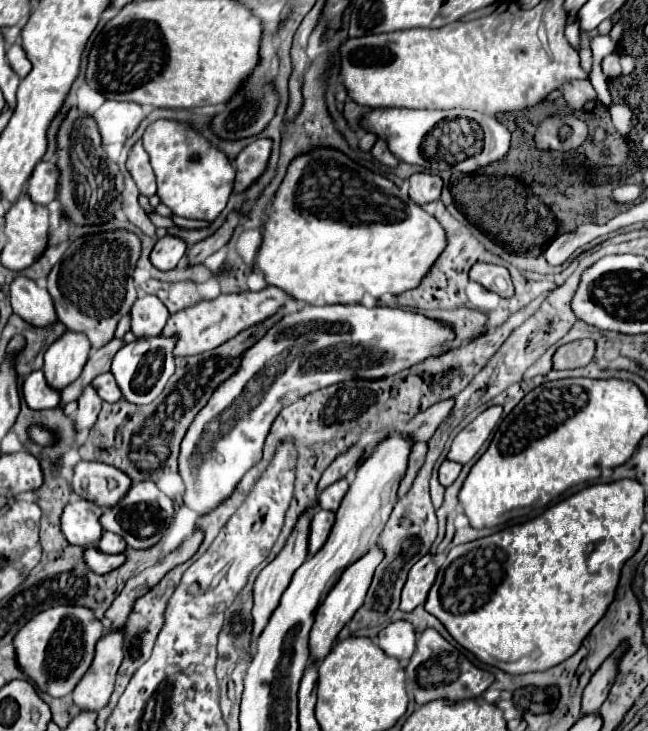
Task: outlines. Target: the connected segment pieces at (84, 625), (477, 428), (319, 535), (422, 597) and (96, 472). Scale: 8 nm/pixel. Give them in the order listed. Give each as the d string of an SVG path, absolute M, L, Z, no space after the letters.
M61 605L35 615L25 627L15 635L17 663L25 675L39 687L39 691L51 697L69 695L75 685L83 679L93 663L95 645L103 635L101 621L85 607Z
M495 405L495 407L485 409L481 415L477 415L477 419L473 419L461 433L457 433L457 437L453 439L451 449L447 453L447 459L457 461L457 463L467 463L487 441L489 433L493 431L495 423L499 421L501 413L503 413L503 407Z
M319 509L311 519L311 533L309 533L309 555L317 553L319 547L327 541L331 527L335 523L335 513Z
M425 555L423 559L419 559L419 563L413 565L413 569L409 571L409 577L401 593L399 609L409 613L415 607L423 605L427 601L427 593L435 581L435 575L437 575L437 567L431 561L431 555Z
M79 461L73 475L73 491L103 509L117 505L129 491L131 479L117 467L107 463Z

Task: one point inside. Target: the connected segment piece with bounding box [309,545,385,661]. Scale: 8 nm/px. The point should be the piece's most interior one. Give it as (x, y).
(345, 598)

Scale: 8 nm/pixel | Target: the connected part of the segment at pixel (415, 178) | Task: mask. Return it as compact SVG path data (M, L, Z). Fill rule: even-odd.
M415 173L409 177L411 187L409 187L409 197L417 203L431 203L435 199L439 199L441 195L441 187L443 187L443 179L435 173Z

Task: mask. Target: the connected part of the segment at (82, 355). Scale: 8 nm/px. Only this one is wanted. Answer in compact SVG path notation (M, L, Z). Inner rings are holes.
M65 329L63 335L49 345L45 351L45 379L51 387L63 389L71 381L75 381L87 361L91 351L91 343L85 333Z

